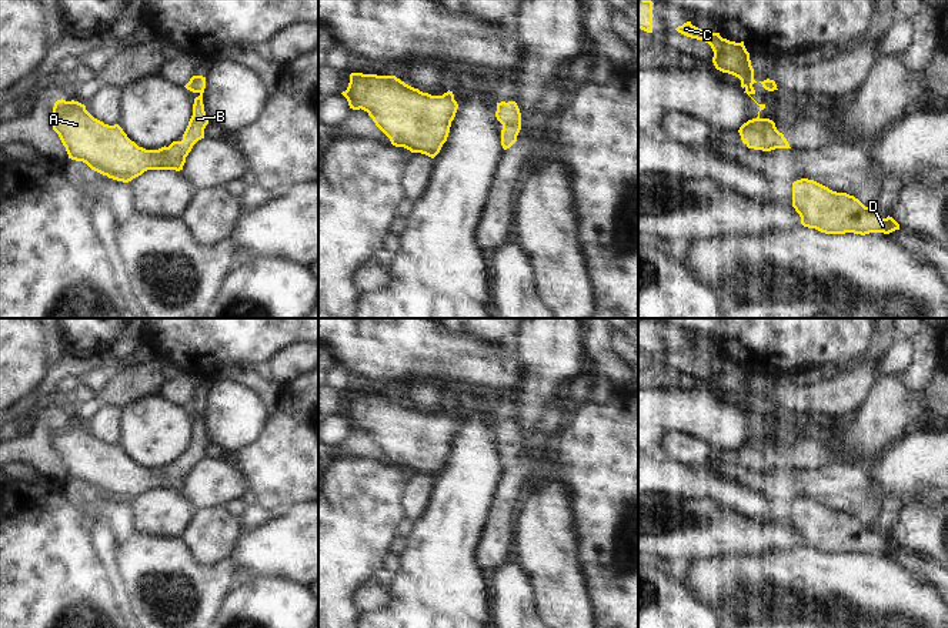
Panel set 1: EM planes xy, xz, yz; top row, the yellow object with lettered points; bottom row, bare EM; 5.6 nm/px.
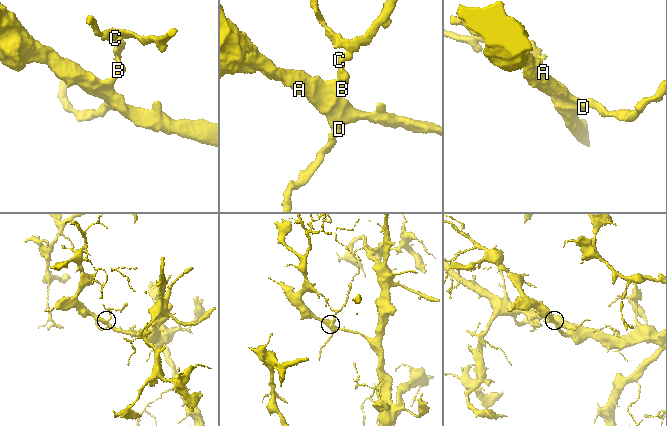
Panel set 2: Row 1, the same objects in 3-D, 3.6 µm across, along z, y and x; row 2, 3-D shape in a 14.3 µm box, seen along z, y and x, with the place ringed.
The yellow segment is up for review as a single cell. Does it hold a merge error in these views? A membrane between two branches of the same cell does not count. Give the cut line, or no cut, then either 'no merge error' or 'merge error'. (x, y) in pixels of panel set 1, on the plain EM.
no cut | no merge error

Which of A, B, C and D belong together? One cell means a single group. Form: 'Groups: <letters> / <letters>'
Groups: A B C D

